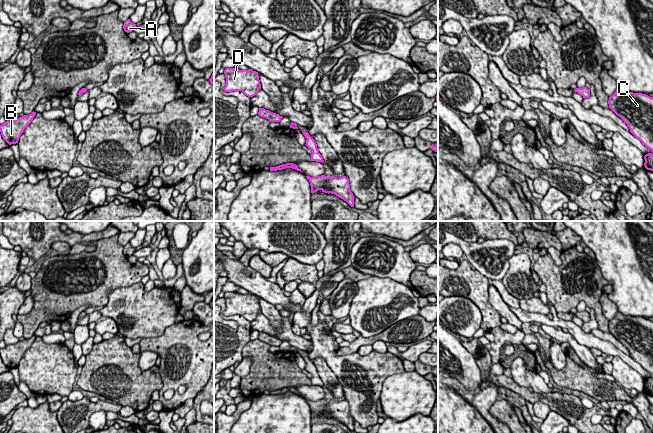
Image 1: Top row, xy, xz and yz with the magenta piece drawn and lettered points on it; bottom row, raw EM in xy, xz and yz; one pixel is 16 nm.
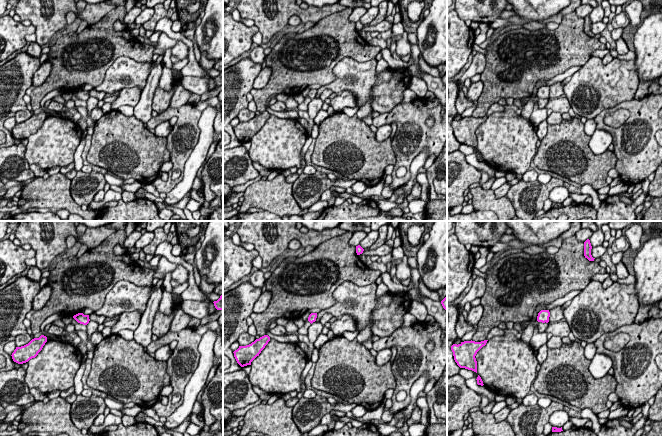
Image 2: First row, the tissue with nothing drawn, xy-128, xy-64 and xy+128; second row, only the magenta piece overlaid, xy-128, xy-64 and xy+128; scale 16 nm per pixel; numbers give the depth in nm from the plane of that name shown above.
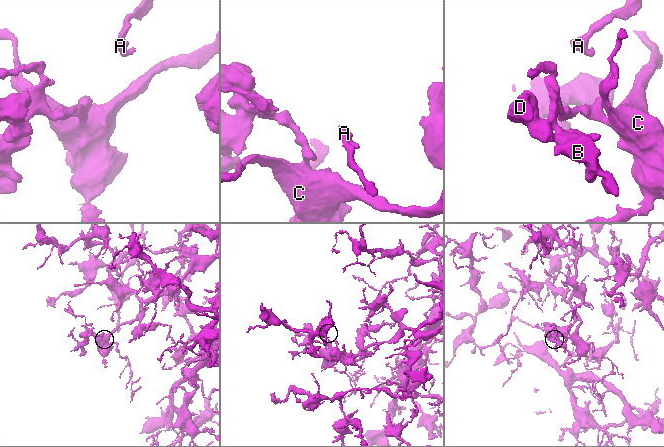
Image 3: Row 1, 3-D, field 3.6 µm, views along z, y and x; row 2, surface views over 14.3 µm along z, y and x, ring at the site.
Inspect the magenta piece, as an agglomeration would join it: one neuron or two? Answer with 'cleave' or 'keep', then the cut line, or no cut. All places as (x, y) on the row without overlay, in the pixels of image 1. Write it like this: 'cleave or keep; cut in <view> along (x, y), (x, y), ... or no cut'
keep; no cut

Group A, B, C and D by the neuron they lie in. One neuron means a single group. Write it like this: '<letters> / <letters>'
A B C D

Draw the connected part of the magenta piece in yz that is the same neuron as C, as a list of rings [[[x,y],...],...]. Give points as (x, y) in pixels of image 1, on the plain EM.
[[[618,312],[609,321],[609,332],[629,351],[643,369],[653,375],[653,322]]]

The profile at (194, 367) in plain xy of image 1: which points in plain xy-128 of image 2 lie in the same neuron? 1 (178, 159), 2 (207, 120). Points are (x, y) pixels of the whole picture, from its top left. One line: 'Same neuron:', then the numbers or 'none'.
Same neuron: 1

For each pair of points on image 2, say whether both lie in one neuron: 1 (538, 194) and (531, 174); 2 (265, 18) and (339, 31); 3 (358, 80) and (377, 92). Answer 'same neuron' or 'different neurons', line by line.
1: different neurons
2: different neurons
3: same neuron

